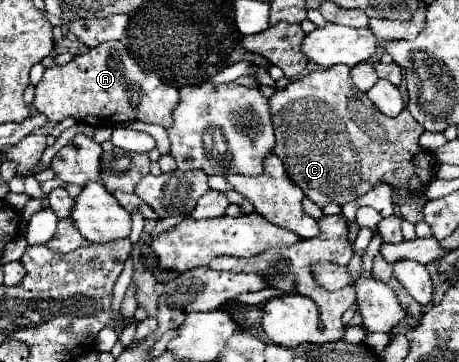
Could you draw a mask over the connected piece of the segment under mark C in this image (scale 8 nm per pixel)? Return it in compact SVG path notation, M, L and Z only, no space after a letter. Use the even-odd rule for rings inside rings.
M334 65L326 71L314 71L298 81L292 81L282 91L276 91L270 101L272 127L276 133L276 149L274 153L282 159L288 177L308 195L318 207L326 203L344 205L354 201L356 197L368 193L376 183L388 183L394 189L392 199L402 203L402 217L410 223L418 223L422 219L422 209L418 207L418 197L422 195L426 183L434 179L434 157L432 153L424 153L418 145L418 137L422 133L420 123L404 109L398 117L382 115L374 103L352 85L350 67Z

